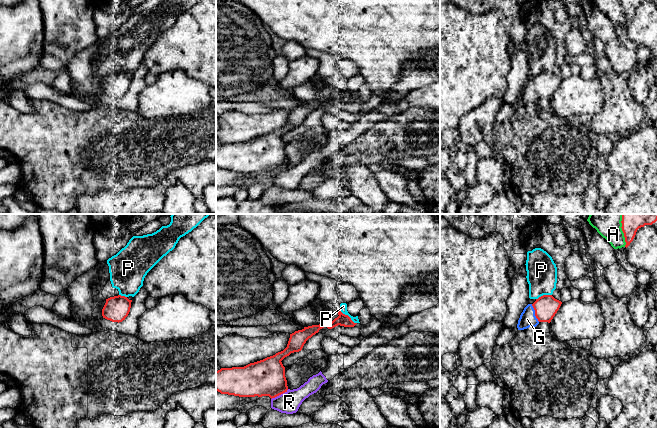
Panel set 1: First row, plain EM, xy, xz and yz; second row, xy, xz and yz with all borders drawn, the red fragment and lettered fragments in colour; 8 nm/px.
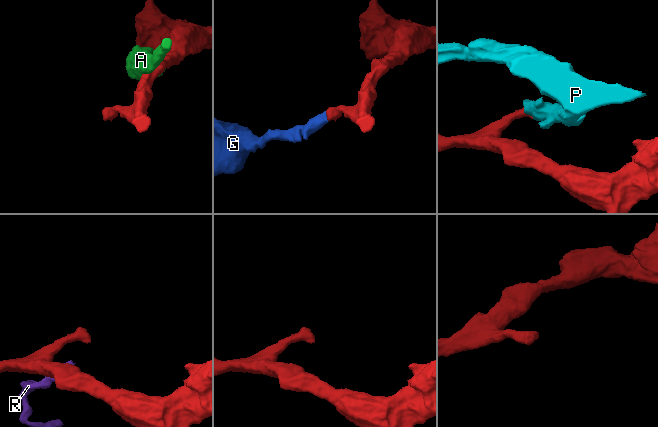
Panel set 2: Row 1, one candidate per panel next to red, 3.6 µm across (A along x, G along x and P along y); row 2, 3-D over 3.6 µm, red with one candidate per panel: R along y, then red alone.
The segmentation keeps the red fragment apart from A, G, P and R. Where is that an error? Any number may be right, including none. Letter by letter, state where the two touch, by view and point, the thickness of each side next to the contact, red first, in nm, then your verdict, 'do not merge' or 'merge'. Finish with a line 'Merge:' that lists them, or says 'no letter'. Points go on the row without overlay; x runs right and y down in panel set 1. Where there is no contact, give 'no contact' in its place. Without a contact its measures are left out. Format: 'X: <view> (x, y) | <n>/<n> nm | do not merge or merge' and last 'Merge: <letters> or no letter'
A: yz (624, 11) | 110/150 nm | do not merge
G: yz (535, 89) | 190/130 nm | merge
P: xz (348, 92) | 100/60 nm | do not merge
R: xz (279, 170) | 300/180 nm | do not merge
Merge: G

